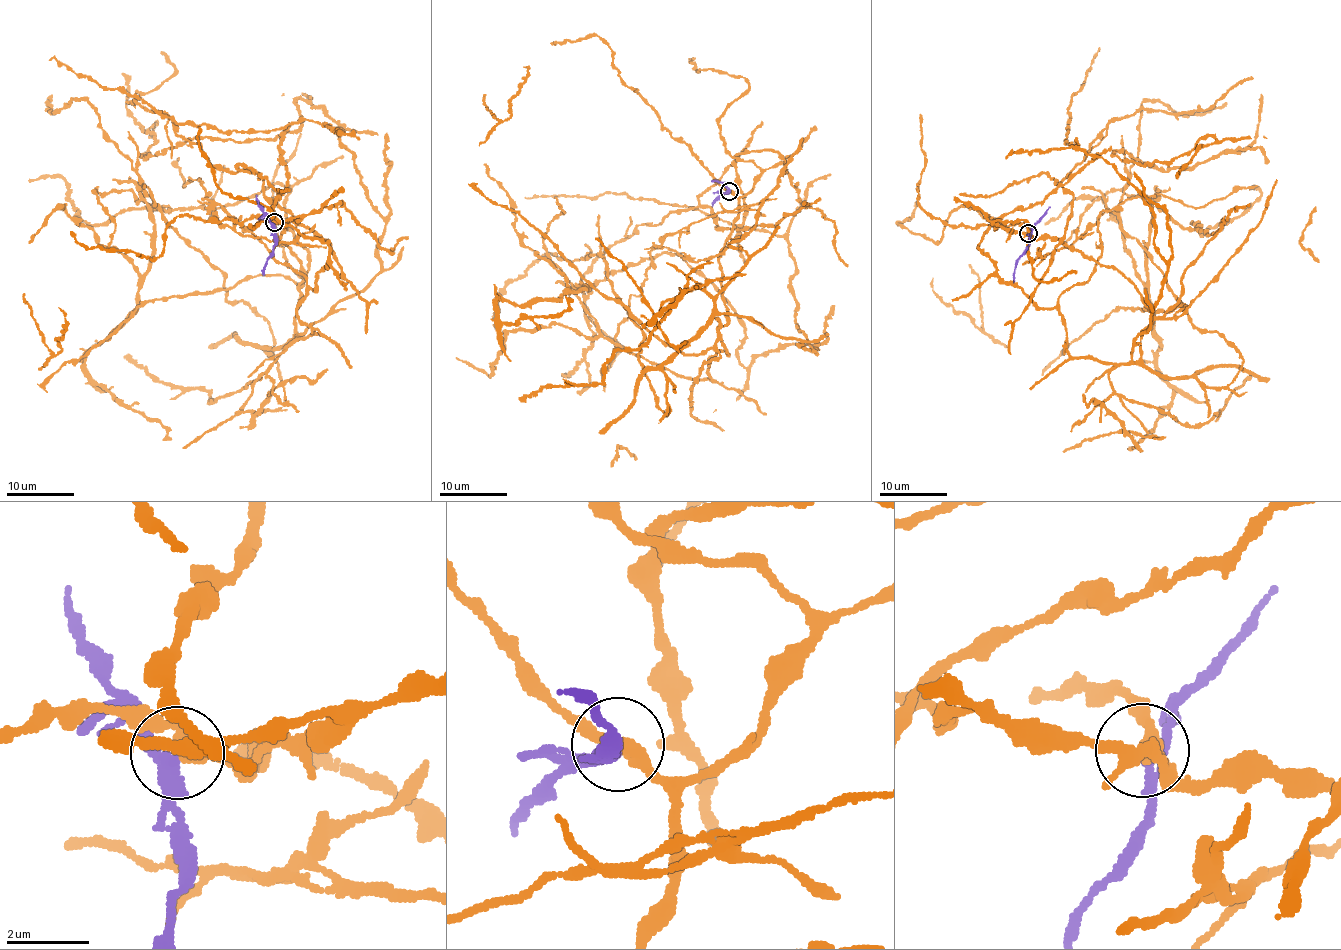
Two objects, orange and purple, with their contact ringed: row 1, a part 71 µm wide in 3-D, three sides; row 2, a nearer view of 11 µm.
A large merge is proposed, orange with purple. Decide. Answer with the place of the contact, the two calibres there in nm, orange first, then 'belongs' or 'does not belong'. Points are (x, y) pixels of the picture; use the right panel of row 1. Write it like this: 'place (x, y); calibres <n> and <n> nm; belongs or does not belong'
place (1028, 233); calibres 320 and 220 nm; does not belong

